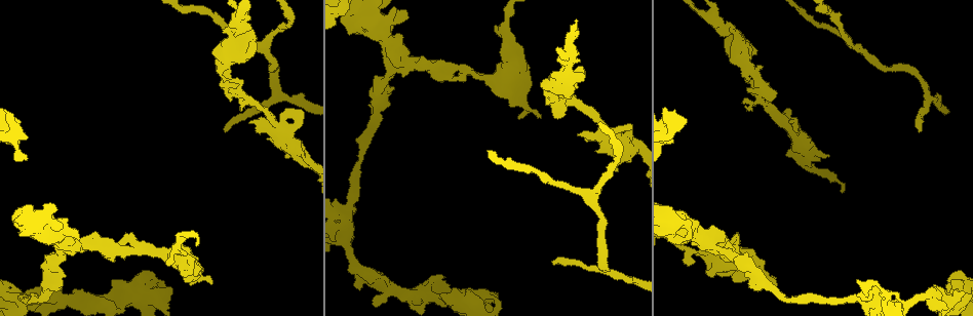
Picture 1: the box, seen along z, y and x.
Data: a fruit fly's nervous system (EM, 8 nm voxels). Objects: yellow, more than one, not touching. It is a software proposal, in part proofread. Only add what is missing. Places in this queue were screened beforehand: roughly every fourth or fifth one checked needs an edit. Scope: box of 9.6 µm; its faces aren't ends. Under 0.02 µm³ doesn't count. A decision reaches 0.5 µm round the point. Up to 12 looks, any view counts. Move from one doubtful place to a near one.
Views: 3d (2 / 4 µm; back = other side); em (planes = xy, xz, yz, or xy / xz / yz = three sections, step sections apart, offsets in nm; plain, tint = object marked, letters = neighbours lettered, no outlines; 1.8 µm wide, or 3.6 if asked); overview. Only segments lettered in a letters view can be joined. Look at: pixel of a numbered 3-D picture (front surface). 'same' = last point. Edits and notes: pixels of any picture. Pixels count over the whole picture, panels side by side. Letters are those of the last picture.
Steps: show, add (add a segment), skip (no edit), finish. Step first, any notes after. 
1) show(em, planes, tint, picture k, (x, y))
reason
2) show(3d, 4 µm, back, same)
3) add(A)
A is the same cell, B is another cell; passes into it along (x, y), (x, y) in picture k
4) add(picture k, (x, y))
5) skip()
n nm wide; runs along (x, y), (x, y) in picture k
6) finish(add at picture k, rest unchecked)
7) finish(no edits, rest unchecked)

show(em, planes, letters, picture 1, (919, 131))
thin end

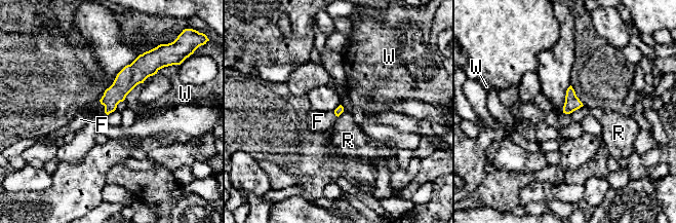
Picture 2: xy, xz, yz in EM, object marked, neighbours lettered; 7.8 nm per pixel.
add(F)
W touches over 200 nm; F is the same cell, R and W are other cells; it goes on there

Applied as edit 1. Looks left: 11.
show(em, xz, step 4, tint, picture 1, (559, 103))

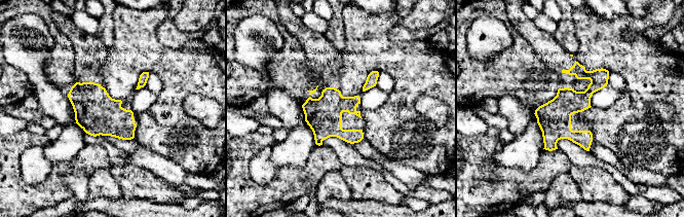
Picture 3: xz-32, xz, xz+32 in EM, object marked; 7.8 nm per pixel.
show(em, yz, step 4, letters, same)
another direction

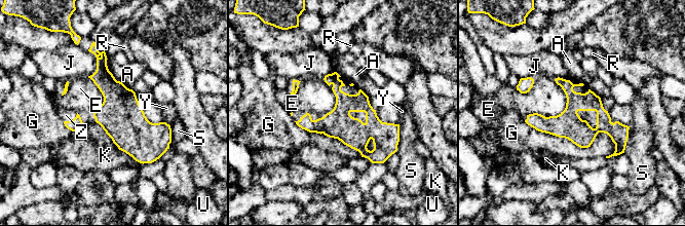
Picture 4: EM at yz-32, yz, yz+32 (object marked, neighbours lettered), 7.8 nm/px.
add(Z)
220 nm wide; Z is the same cell, A, E, G, J, K, R, S, U and Y are other cells; it goes on there

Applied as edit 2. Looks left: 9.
show(overview)
redraw

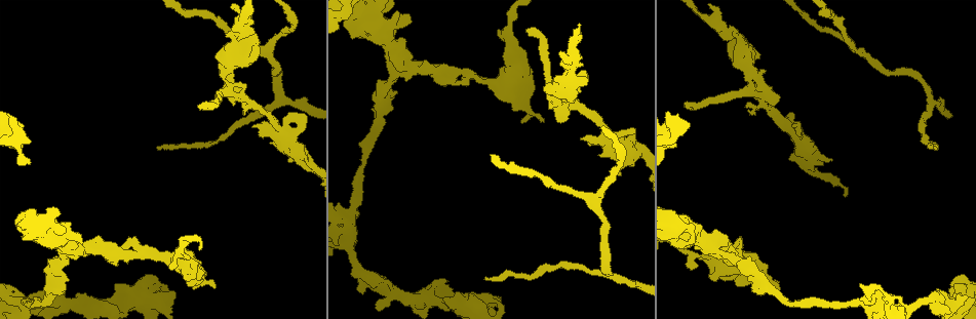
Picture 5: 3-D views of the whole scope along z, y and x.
show(3d, 4 µm, picture 5, (280, 135))
abrupt turn

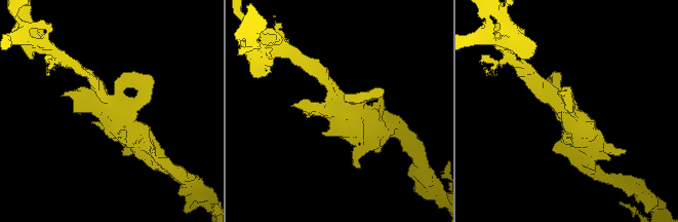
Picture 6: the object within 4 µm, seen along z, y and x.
show(em, xz, step 4, tint, picture 6, (561, 106))
shape alone is not enough

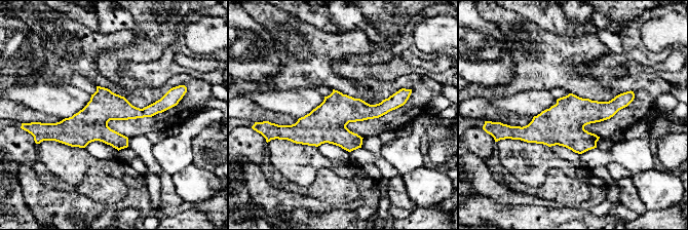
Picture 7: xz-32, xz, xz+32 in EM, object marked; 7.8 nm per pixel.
show(em, yz, step 16, letters, same)

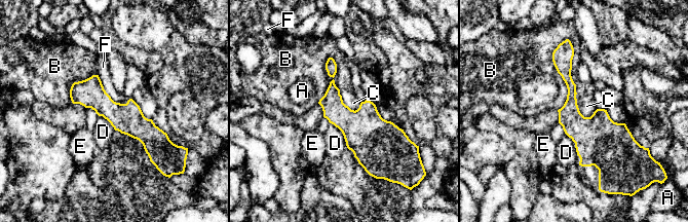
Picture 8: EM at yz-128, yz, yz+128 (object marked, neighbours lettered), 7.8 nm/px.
skip()
A, B, C, D, E and F are other cells; none of them fits

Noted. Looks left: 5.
show(3d, 4 µm, picture 5, (17, 126))
calibre changes

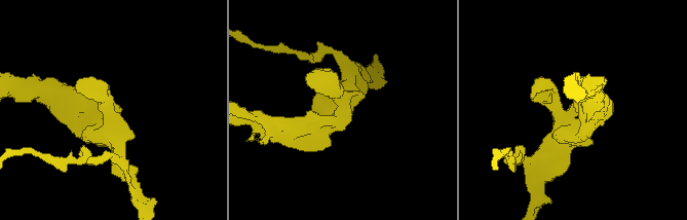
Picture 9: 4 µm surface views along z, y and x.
show(em, 3.6 µm, xy, step 8, tint, picture 9, (338, 122))

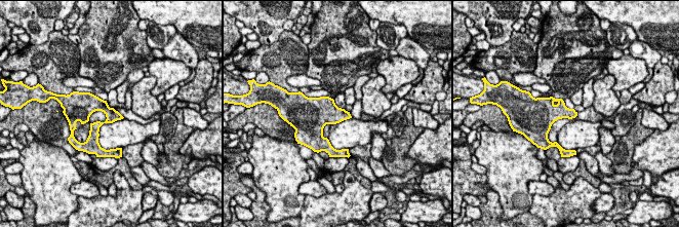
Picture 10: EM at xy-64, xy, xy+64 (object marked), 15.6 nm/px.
show(em, 3.6 µm, planes, letters, same)
another direction

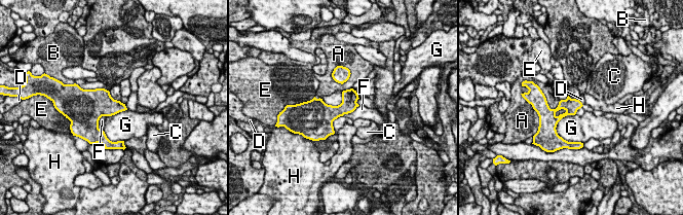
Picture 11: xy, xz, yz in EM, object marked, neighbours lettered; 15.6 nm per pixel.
skip()
240 nm wide; A, B, C, D, E, F, G and H are other cells; border along (106, 115), (99, 120), (100, 130) in picture 11; none of them fits

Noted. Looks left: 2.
show(3d, 2 µm, picture 5, (870, 303))

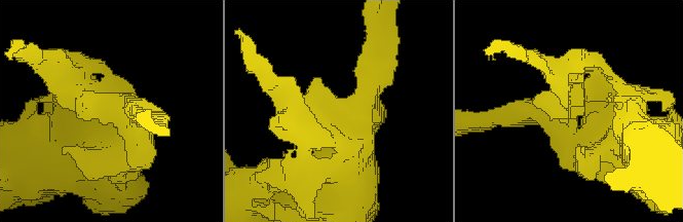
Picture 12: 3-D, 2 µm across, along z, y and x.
show(em, xz, step 8, letters, picture 12, (129, 111))
shape alone is not enough

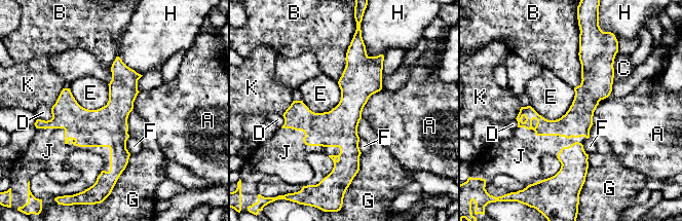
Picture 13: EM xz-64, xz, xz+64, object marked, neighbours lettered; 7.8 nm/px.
add(J)
240 nm wide; J is the same cell, A, B, C, D, E, F, G, H and K are other cells; it goes on there

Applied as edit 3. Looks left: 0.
finish(add at picture 2, add at picture 4, add at picture 13, rest unchecked)

